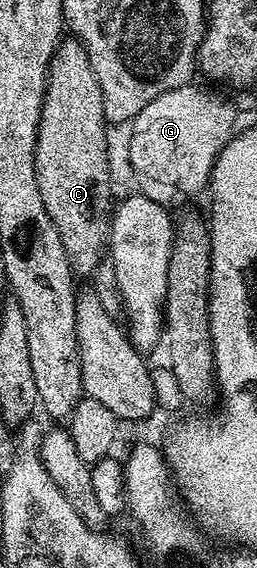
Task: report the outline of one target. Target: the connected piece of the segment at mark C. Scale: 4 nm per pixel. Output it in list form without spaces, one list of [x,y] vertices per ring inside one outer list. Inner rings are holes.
[[[67,36],[60,41],[51,57],[51,67],[47,73],[47,91],[43,97],[39,135],[35,145],[35,171],[37,188],[41,192],[41,204],[49,212],[49,220],[61,236],[61,244],[67,253],[72,275],[80,279],[90,279],[99,261],[105,257],[111,233],[111,162],[109,153],[109,123],[103,111],[101,84],[93,72],[93,64],[87,55],[87,48],[74,36]]]

